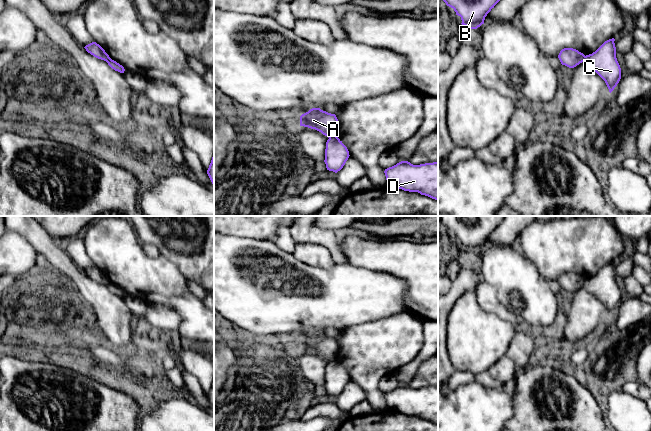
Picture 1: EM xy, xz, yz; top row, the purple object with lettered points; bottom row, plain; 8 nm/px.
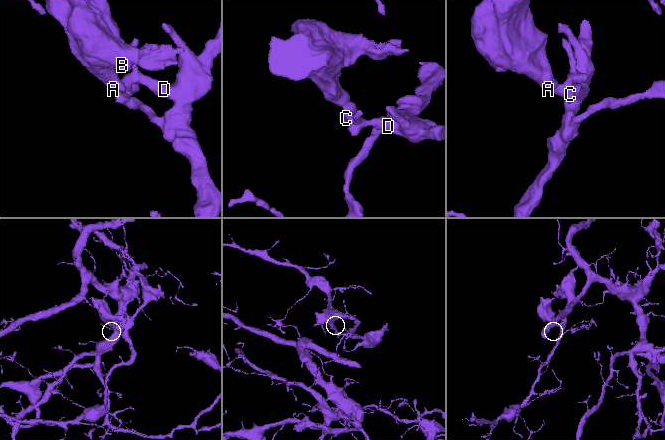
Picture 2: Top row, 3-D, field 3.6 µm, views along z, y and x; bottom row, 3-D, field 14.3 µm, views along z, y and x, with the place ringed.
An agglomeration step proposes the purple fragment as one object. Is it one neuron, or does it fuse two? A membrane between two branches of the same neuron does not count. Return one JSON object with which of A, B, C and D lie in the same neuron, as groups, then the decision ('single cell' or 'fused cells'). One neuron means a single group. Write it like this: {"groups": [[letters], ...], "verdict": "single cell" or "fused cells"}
{"groups": [["A", "B"], ["C", "D"]], "verdict": "fused cells"}

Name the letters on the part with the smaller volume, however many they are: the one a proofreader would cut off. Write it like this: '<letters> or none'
A, B

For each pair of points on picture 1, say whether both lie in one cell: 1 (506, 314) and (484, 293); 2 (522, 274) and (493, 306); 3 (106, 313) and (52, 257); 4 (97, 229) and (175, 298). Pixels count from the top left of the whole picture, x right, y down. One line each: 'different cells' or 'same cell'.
1: same cell
2: different cells
3: same cell
4: same cell

